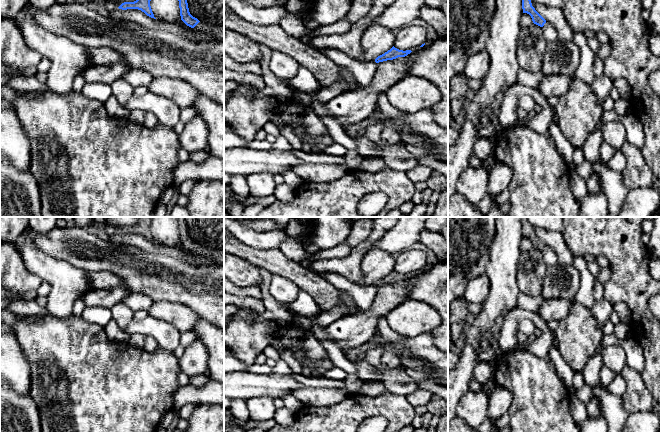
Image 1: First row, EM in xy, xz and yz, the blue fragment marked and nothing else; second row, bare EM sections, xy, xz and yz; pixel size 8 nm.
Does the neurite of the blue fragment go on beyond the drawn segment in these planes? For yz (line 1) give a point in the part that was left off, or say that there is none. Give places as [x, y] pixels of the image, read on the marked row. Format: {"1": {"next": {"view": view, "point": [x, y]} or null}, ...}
{"1": {"next": null}}

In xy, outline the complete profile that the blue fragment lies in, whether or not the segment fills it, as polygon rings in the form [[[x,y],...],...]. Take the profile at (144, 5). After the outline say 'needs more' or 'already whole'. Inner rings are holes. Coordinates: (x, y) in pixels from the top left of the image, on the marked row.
[[[136,0],[134,2],[124,2],[118,8],[122,10],[138,9],[144,12],[147,16],[156,19],[152,12],[150,1],[151,0]]] | already whole

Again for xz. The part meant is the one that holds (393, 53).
[[[393,46],[390,50],[388,50],[384,54],[378,56],[375,59],[375,62],[379,63],[379,62],[387,61],[387,60],[393,60],[398,57],[405,57],[408,54],[410,54],[411,52],[412,52],[411,50],[403,51],[403,50],[399,50]]] | already whole

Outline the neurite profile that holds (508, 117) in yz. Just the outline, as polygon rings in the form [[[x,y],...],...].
[[[517,82],[507,87],[501,94],[503,98],[499,120],[502,126],[510,127],[518,122],[516,114],[518,110],[518,97],[521,95],[529,95],[542,107],[541,112],[534,115],[531,128],[537,133],[548,133],[549,123],[554,119],[556,113],[555,107],[550,105],[543,95],[538,93],[534,88],[521,85]]]

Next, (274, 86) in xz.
[[[259,44],[263,59],[260,62],[263,70],[265,87],[258,90],[254,97],[273,96],[278,101],[288,101],[293,98],[294,92],[285,85],[282,79],[276,77],[270,70],[272,50],[263,44]]]

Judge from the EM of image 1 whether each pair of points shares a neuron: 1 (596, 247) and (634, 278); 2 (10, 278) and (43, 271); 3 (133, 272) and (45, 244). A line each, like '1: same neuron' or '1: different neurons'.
1: same neuron
2: different neurons
3: same neuron

